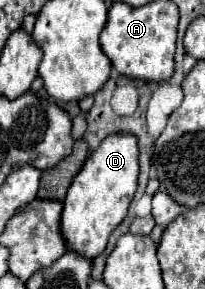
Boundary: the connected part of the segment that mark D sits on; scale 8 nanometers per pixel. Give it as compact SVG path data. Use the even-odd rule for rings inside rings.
M113 133L87 157L85 167L73 179L63 201L61 231L69 249L95 259L107 247L111 231L127 217L129 203L137 191L139 145L131 133Z

